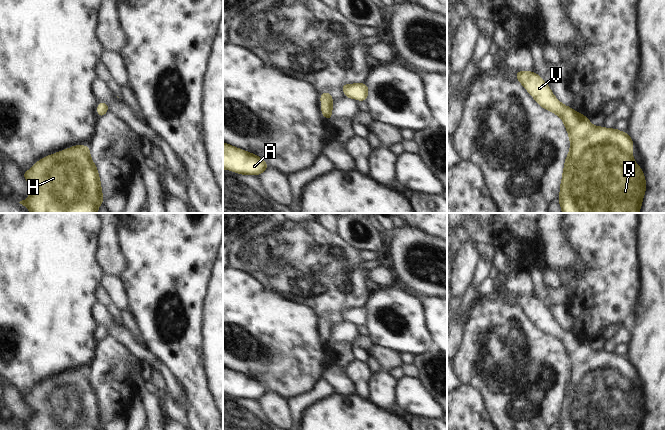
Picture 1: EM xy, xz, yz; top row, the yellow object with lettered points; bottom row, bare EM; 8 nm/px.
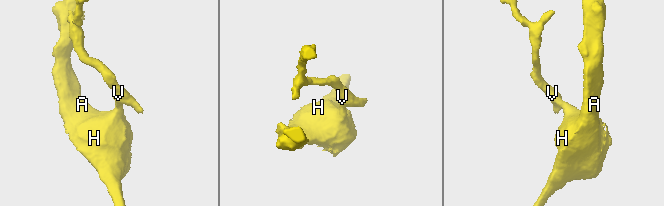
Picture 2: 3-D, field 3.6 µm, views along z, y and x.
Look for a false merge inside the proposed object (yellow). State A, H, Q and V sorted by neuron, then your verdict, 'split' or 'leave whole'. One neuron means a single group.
A H Q V; leave whole

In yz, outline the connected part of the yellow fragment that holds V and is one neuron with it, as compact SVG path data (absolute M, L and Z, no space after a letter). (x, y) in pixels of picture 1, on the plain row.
M518 295L516 303L539 330L558 339L570 363L560 430L642 430L646 403L633 384L633 363L616 352L594 350L588 340L563 329L541 300Z

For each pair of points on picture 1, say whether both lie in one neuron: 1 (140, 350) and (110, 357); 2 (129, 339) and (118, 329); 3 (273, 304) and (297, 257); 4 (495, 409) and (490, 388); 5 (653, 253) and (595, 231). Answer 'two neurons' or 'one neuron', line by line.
1: two neurons
2: one neuron
3: two neurons
4: one neuron
5: two neurons

